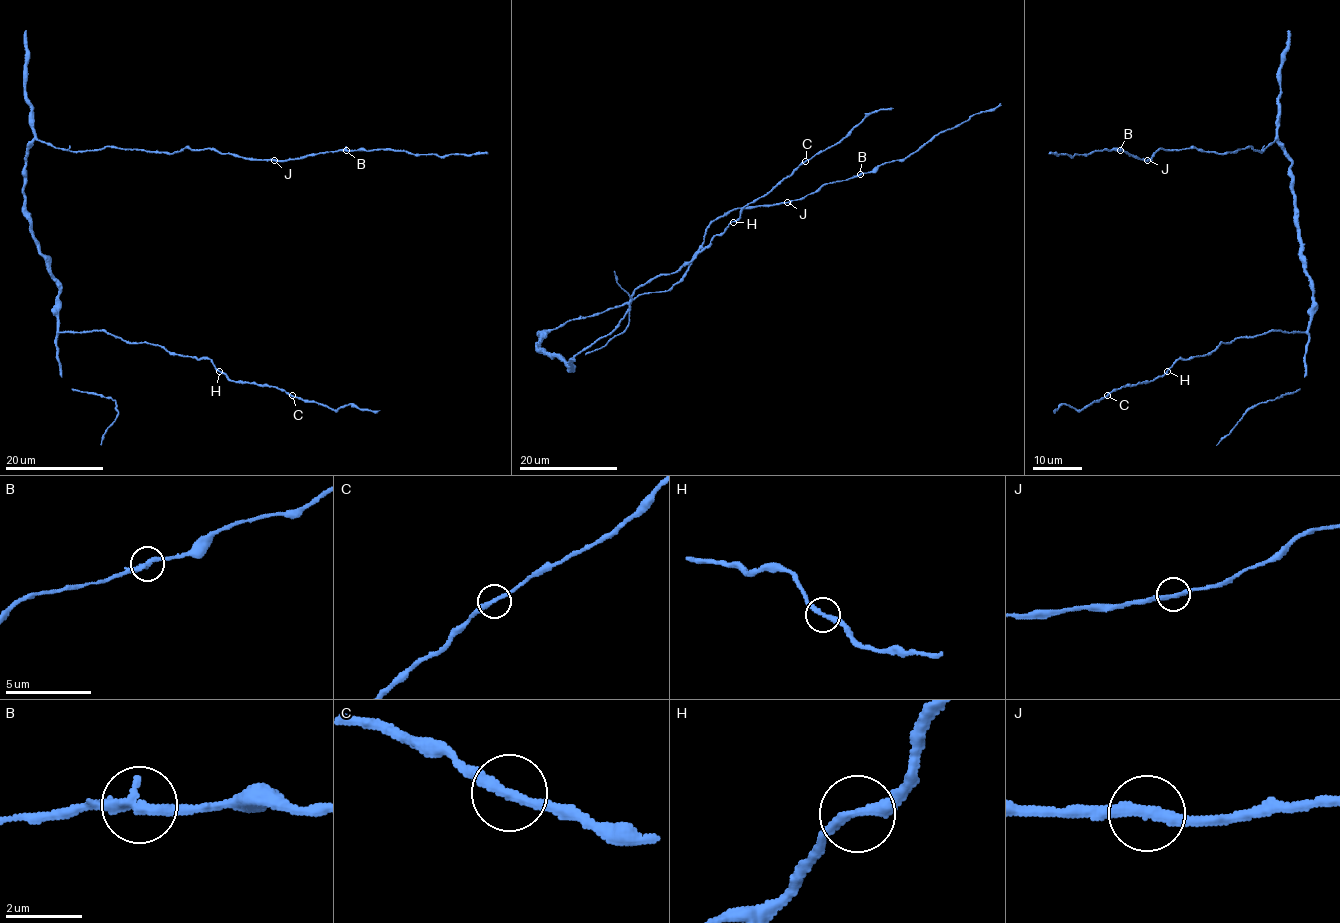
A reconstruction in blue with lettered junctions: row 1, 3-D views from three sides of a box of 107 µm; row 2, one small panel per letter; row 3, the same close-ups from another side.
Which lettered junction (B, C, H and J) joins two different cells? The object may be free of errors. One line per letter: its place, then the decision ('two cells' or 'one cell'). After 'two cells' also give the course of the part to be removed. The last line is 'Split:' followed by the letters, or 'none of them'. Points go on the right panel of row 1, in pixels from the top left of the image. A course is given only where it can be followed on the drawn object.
B: place (1120, 150); one cell
C: place (1107, 395); one cell
H: place (1167, 371); one cell
J: place (1147, 160); one cell
Split: none of them

